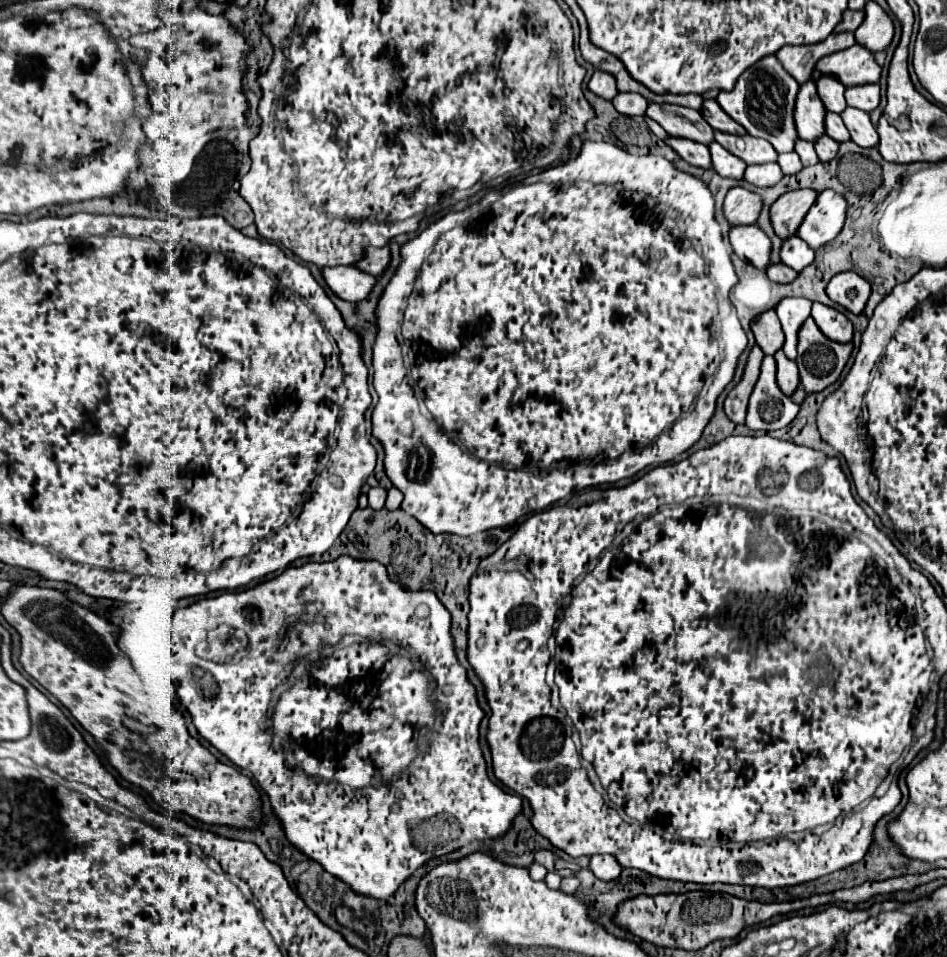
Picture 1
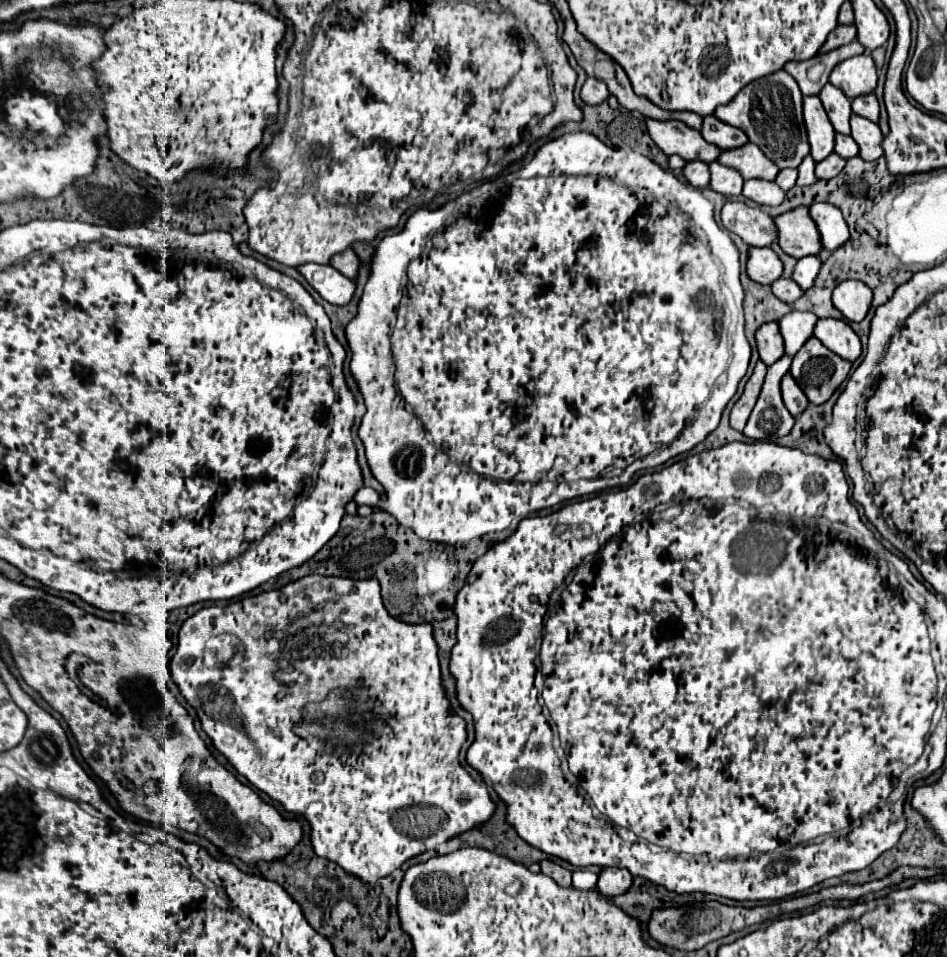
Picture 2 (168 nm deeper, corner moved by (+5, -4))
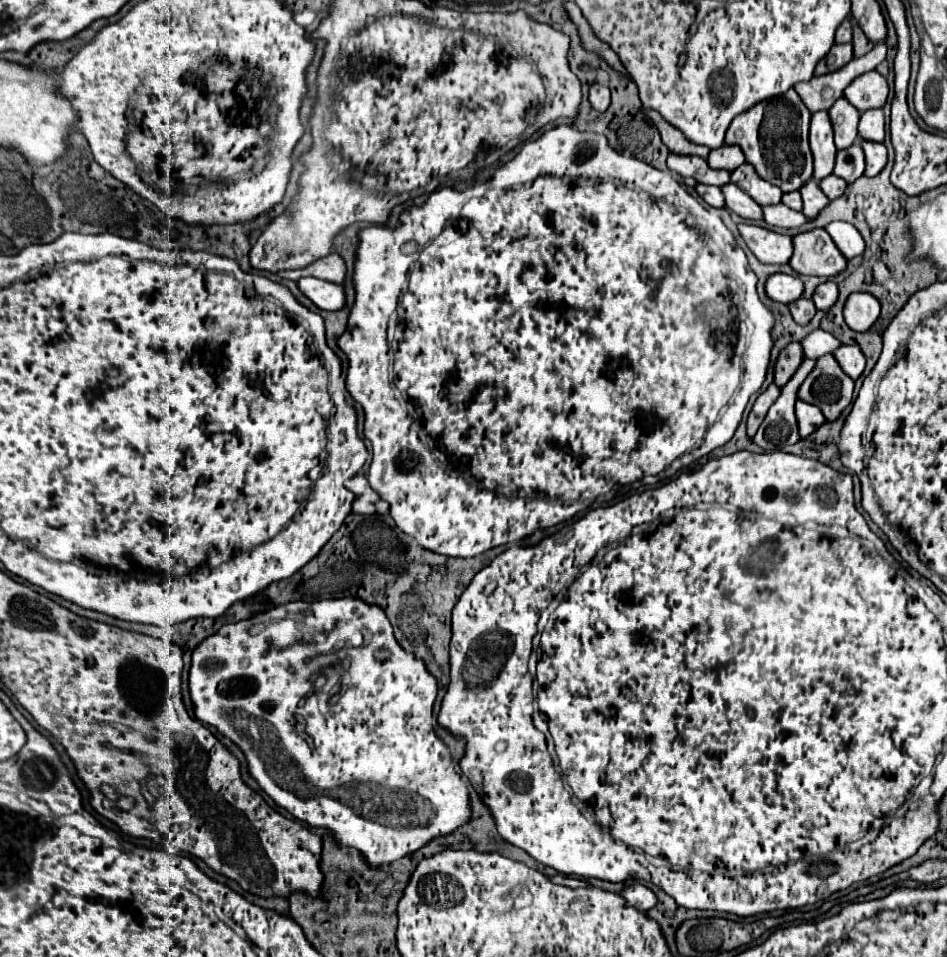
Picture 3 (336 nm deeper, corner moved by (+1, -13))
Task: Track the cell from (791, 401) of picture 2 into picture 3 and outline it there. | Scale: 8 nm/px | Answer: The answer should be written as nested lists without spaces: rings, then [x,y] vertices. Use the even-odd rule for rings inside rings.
[[[797,399],[797,403],[795,403],[795,415],[797,415],[797,421],[799,421],[801,437],[807,437],[825,421],[823,413],[817,407],[813,407],[813,405],[809,405],[801,399]]]

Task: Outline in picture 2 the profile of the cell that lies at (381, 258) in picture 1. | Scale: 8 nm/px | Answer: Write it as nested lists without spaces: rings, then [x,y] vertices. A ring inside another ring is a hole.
[[[347,248],[347,250],[331,256],[329,264],[331,264],[335,270],[339,270],[343,276],[355,280],[357,268],[359,268],[359,258],[357,258],[357,254],[355,254],[351,248]]]

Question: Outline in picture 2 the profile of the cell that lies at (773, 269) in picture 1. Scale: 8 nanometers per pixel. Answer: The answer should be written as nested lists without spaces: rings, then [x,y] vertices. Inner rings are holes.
[[[787,278],[777,280],[777,284],[771,284],[771,288],[773,288],[773,294],[785,304],[793,304],[803,296],[803,290],[793,280],[787,280]]]

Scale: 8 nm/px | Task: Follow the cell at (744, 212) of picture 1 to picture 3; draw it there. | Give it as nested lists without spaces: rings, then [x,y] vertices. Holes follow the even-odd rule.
[[[739,223],[737,225],[743,241],[747,243],[747,247],[753,251],[753,255],[761,261],[761,263],[787,263],[793,255],[793,245],[791,245],[791,237],[789,235],[781,235],[775,233],[771,229],[759,227],[759,225],[751,225],[751,223]]]

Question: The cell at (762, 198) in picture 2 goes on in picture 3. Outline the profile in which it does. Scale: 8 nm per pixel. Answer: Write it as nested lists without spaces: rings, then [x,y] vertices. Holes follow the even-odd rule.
[[[785,203],[763,205],[761,209],[763,209],[763,219],[765,219],[769,225],[775,225],[775,227],[791,229],[791,227],[799,227],[801,223],[807,221],[807,217],[805,217],[801,211],[789,209]]]

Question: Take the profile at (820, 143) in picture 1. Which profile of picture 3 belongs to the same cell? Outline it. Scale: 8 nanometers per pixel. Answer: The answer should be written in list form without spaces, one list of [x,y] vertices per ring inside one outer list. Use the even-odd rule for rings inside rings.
[[[827,175],[821,183],[819,183],[821,191],[829,197],[829,199],[837,199],[843,195],[845,191],[845,181],[841,181],[837,175]]]

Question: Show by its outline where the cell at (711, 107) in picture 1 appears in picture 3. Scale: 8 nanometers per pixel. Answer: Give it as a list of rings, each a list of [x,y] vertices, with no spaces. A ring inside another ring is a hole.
[[[723,145],[721,149],[713,149],[707,157],[709,167],[713,169],[727,169],[735,171],[739,165],[745,163],[745,155],[735,145]]]

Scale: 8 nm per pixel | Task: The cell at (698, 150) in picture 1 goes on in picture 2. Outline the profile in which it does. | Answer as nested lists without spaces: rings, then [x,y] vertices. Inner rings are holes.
[[[687,162],[685,164],[685,178],[697,186],[697,188],[707,188],[709,186],[709,166],[701,162]]]

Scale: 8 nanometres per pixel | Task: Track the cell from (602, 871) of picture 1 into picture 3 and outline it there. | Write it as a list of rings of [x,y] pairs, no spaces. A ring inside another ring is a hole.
[[[641,883],[627,885],[627,887],[621,891],[621,897],[625,899],[625,903],[627,903],[629,907],[635,907],[635,909],[639,909],[639,911],[643,911],[643,913],[645,913],[647,909],[655,907],[655,903],[657,903],[655,893],[653,893],[651,889],[647,889],[645,885],[641,885]]]

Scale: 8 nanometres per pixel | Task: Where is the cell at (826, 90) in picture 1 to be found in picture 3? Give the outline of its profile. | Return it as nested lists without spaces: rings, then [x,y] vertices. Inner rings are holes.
[[[841,97],[829,109],[829,117],[831,117],[831,123],[833,123],[837,149],[851,147],[857,139],[857,123],[859,123],[861,113],[849,101],[845,101]]]

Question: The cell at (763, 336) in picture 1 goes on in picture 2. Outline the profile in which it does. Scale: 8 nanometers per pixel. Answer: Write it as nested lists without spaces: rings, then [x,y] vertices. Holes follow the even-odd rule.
[[[769,322],[769,324],[765,324],[765,328],[757,330],[757,348],[759,348],[761,360],[767,366],[777,362],[785,354],[783,336],[781,336],[779,326],[775,322]]]

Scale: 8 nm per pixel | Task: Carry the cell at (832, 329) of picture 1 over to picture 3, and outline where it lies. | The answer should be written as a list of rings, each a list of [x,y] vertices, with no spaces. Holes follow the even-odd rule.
[[[839,345],[837,351],[833,351],[833,357],[851,379],[857,379],[865,369],[865,355],[857,345]]]

